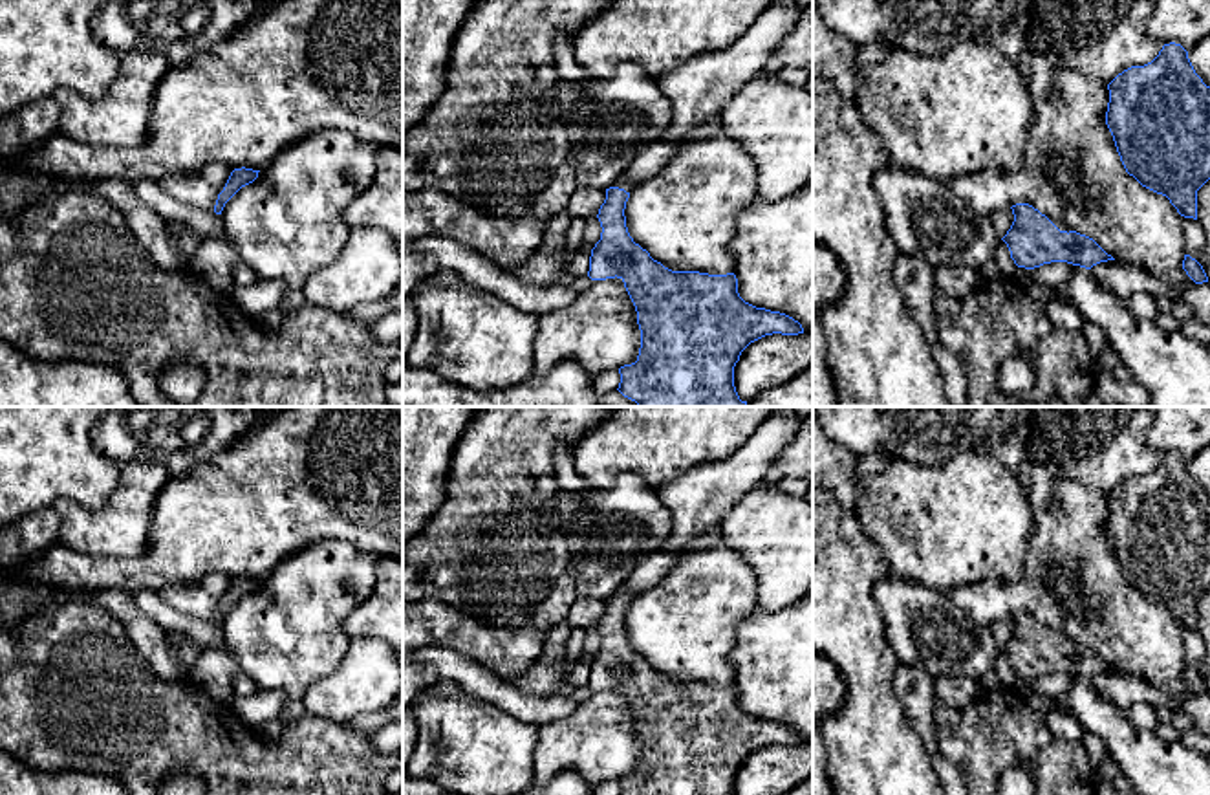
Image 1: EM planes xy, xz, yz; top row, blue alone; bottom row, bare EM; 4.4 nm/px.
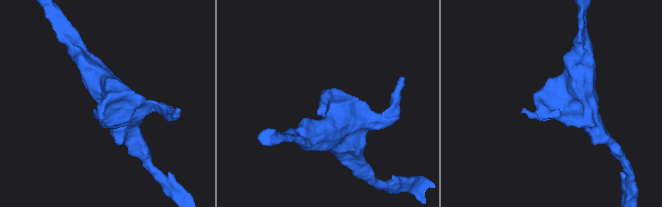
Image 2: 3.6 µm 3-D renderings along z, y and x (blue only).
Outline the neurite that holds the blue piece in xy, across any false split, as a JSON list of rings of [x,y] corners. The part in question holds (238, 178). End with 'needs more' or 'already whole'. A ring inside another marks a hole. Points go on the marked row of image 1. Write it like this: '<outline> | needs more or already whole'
[[[234,169],[223,187],[223,191],[218,194],[214,212],[221,214],[225,203],[245,185],[253,183],[258,178],[260,170],[253,169]]] | already whole

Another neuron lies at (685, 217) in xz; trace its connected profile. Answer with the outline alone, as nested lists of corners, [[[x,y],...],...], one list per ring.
[[[723,130],[681,143],[668,165],[630,192],[624,216],[630,236],[672,271],[708,275],[732,273],[729,244],[736,236],[740,212],[756,198],[758,174],[752,158],[740,141]]]

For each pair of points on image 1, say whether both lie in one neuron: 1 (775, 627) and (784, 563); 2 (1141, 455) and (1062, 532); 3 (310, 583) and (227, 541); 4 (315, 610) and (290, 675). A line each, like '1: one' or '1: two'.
1: two
2: two
3: two
4: one

